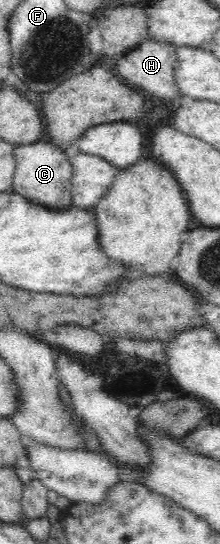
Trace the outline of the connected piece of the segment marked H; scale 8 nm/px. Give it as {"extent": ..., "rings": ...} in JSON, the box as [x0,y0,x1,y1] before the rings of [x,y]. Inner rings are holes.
{"extent":[117,37,181,101],"rings":[[[150,37],[141,41],[135,49],[117,57],[117,71],[119,71],[120,77],[127,81],[127,85],[137,88],[143,94],[149,93],[151,97],[157,97],[163,101],[175,99],[177,95],[181,94],[173,73],[177,64],[176,49],[177,47],[171,43],[161,43]]]}

